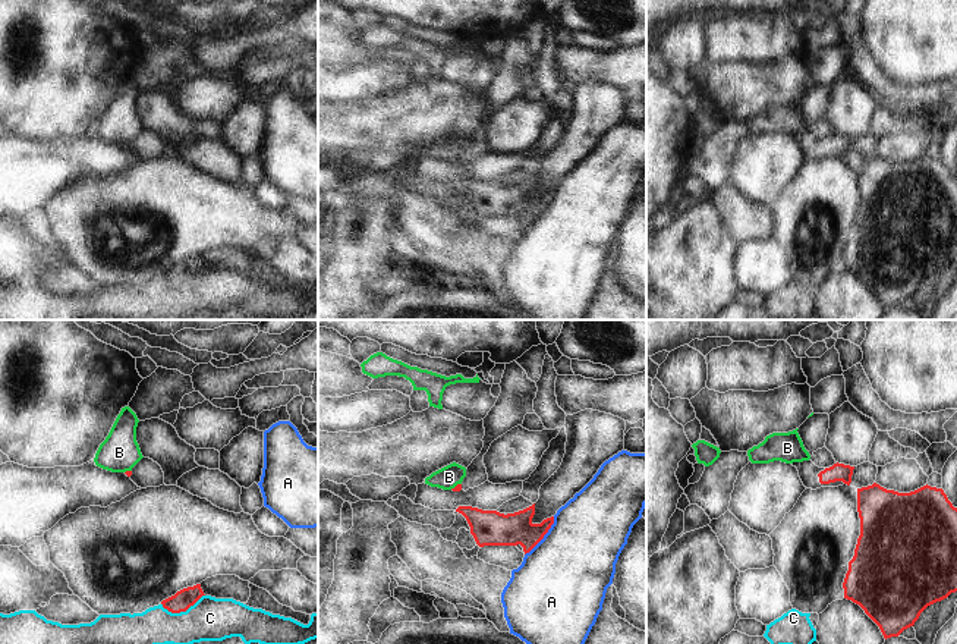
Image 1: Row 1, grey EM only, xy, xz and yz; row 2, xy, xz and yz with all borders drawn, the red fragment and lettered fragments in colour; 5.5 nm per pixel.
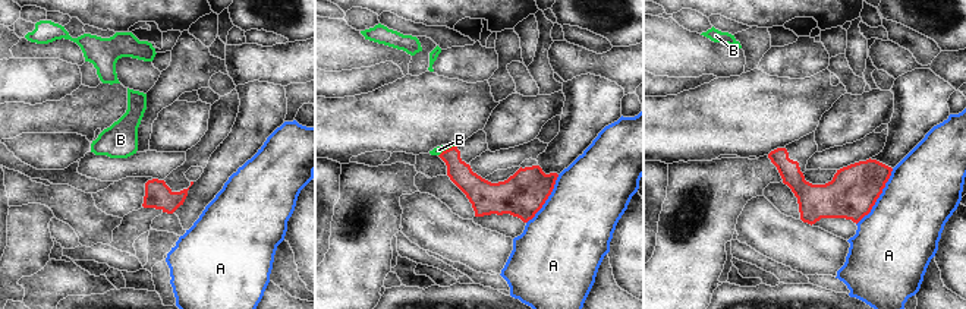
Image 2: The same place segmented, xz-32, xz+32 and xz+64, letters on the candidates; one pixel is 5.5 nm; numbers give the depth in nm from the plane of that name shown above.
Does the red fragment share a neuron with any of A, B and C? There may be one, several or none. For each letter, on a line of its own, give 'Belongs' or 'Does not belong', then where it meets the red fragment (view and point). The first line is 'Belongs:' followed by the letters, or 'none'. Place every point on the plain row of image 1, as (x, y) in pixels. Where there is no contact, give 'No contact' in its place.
Belongs: none
A: Does not belong. Touches red at xz (544, 206)
B: Does not belong. Touches red at xz (456, 157)
C: Does not belong. Touches red at xy (182, 282)

